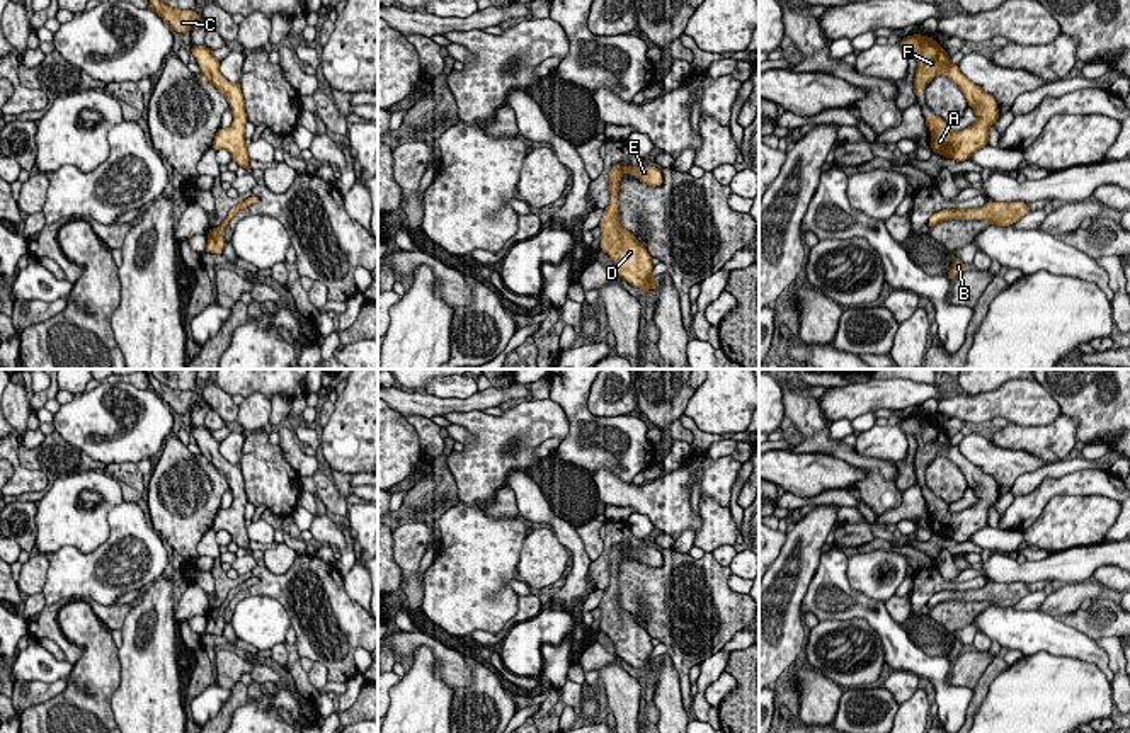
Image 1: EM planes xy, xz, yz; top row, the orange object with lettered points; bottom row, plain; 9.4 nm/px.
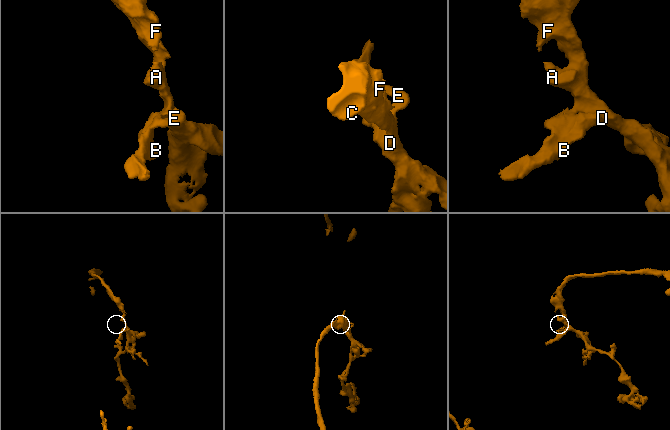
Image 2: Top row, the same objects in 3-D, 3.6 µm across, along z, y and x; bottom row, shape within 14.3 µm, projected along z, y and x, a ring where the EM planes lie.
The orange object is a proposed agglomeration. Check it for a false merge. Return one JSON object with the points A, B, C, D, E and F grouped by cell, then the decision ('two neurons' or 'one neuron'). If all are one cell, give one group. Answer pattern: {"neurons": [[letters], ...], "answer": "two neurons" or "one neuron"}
{"neurons": [["A", "B", "C", "D", "E", "F"]], "answer": "one neuron"}

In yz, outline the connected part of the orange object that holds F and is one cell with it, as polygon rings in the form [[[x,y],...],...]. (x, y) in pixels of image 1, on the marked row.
[[[914,34],[900,39],[900,48],[905,53],[912,53],[917,60],[917,70],[914,78],[914,97],[922,94],[922,87],[929,83],[936,75],[946,75],[953,80],[968,105],[977,116],[977,122],[962,129],[951,131],[948,122],[938,116],[924,116],[926,126],[931,131],[931,150],[945,158],[956,162],[967,162],[970,156],[989,145],[989,128],[999,121],[999,107],[996,99],[984,92],[979,85],[970,82],[958,68],[951,63],[951,58],[941,44],[934,43],[934,37]]]

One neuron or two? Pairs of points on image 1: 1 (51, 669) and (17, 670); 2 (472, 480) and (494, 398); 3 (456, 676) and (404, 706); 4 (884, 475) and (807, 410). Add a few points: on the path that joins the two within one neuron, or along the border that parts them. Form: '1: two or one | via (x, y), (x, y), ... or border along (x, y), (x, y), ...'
1: one | via (43, 669), (26, 669)
2: two | border along (482, 409), (451, 410), (443, 415)
3: two | border along (424, 647), (434, 657), (434, 674), (453, 687)
4: one | via (861, 463), (833, 448), (817, 432)

